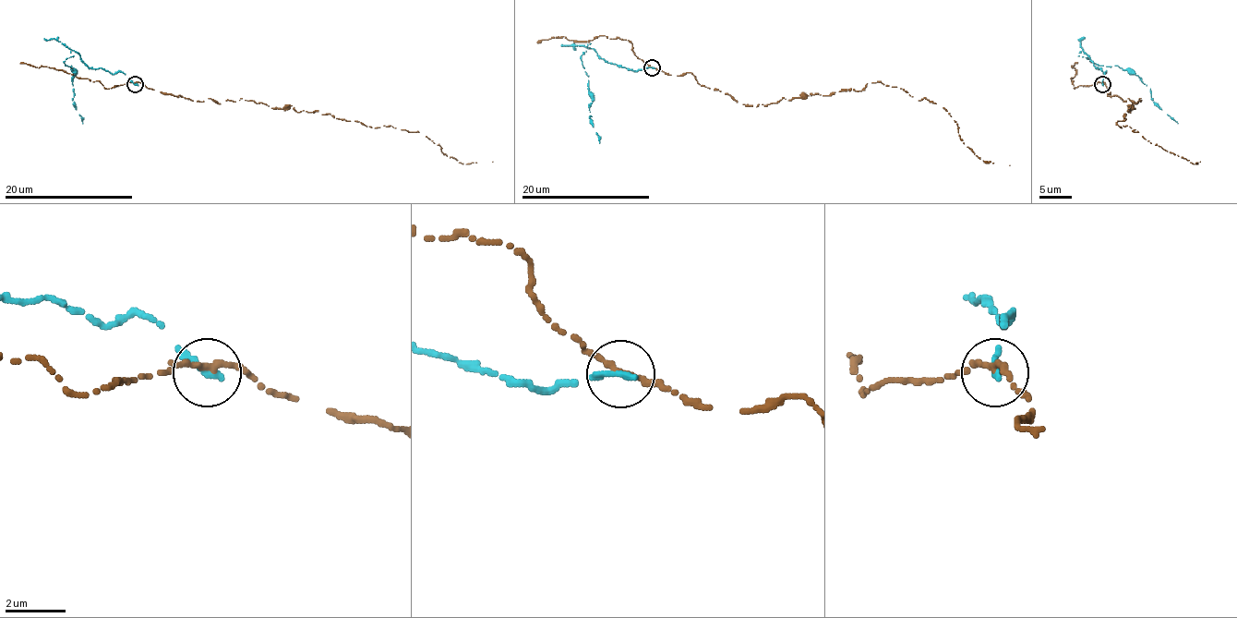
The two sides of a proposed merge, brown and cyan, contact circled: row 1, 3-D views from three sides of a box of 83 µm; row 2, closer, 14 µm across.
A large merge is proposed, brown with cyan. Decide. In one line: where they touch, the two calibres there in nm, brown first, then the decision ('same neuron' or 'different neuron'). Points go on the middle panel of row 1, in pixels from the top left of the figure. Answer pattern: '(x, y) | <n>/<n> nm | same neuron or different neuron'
(652, 67) | 200/240 nm | different neuron

